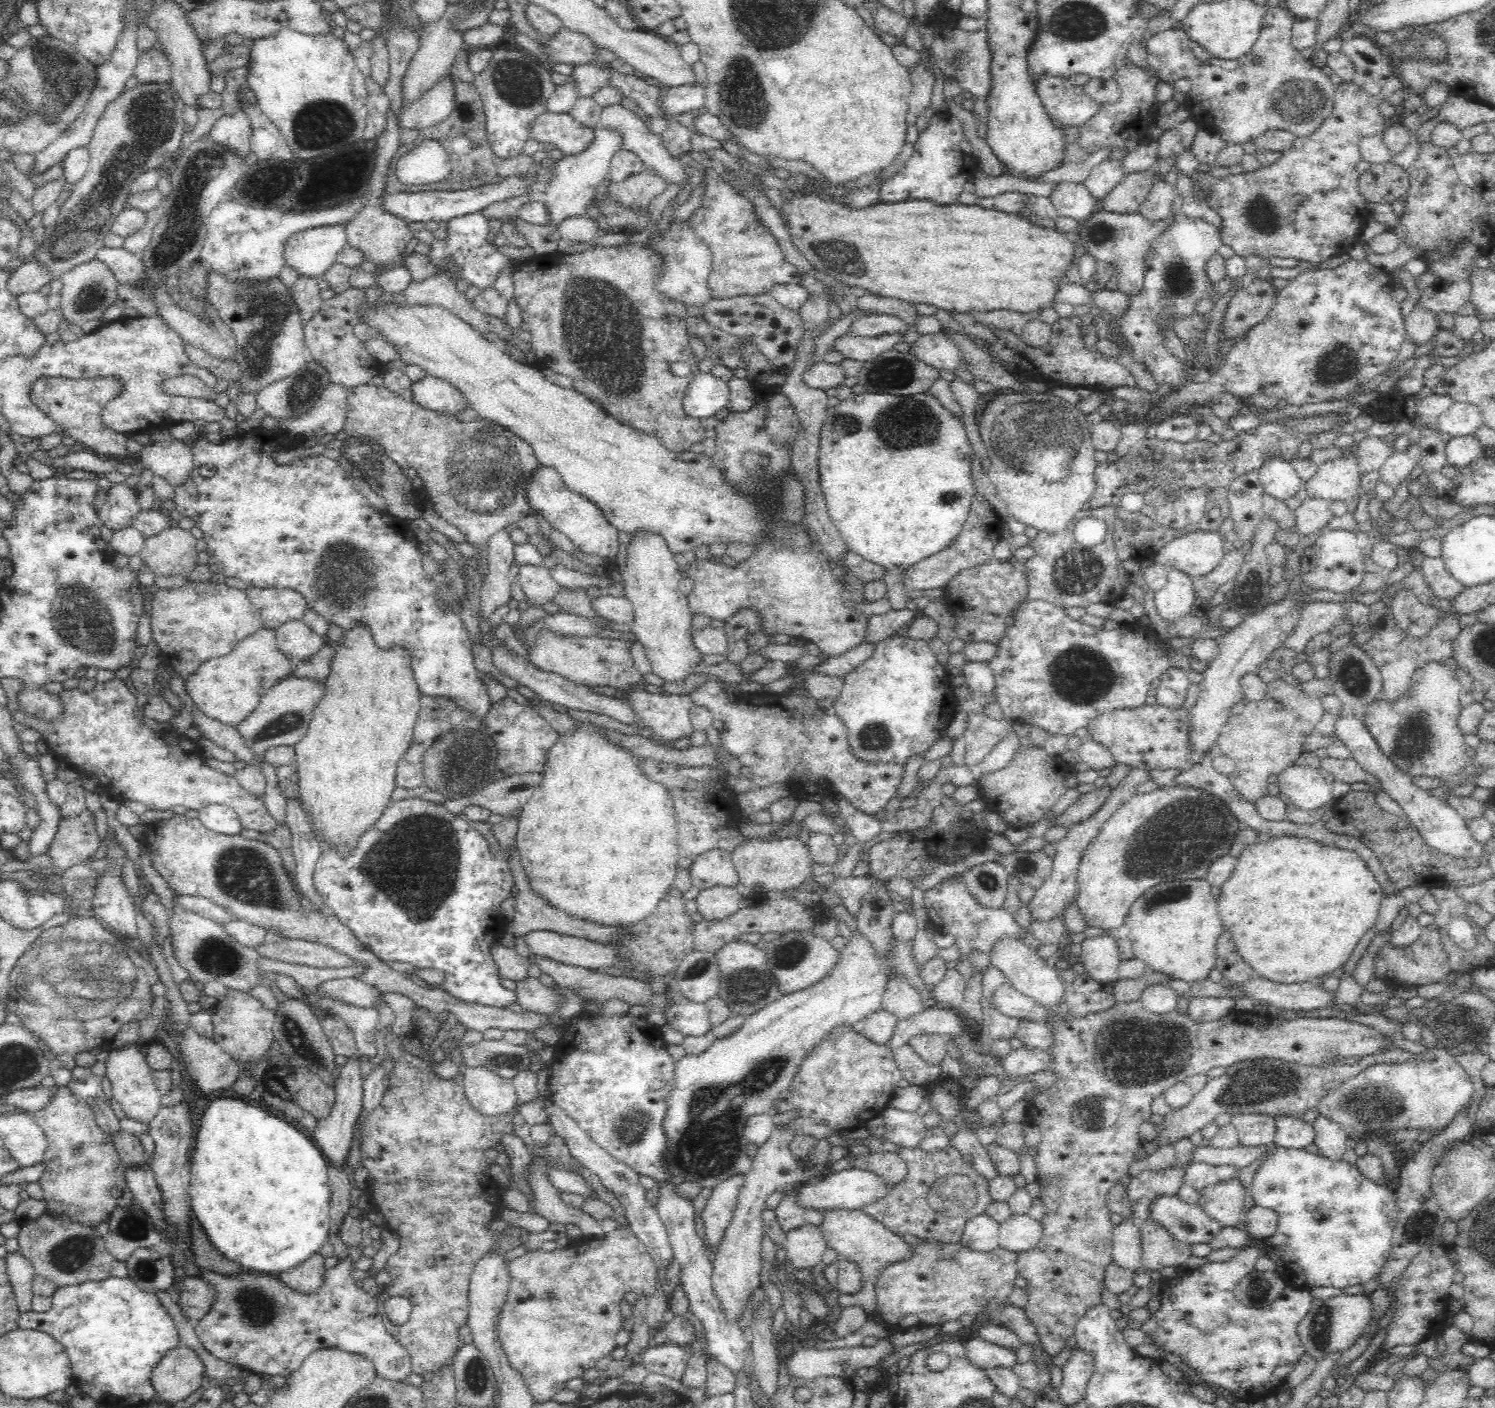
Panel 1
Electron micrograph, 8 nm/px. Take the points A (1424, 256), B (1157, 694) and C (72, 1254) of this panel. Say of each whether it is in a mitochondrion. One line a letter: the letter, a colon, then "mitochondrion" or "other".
A: other
B: other
C: mitochondrion

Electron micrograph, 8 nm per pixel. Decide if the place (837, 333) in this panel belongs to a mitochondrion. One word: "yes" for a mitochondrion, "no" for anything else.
no

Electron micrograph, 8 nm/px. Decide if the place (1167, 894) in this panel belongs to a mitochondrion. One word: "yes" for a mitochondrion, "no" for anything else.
yes

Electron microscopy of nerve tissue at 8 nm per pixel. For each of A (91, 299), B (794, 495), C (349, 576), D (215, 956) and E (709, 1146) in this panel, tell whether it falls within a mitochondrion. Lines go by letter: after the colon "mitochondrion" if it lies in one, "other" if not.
A: mitochondrion
B: mitochondrion
C: mitochondrion
D: mitochondrion
E: mitochondrion

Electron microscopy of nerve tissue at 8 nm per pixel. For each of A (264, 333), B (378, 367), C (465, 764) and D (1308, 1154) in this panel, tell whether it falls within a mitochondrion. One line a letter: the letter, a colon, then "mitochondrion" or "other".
A: mitochondrion
B: other
C: mitochondrion
D: other

